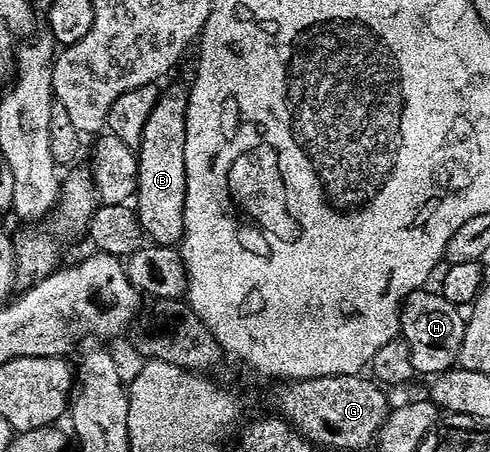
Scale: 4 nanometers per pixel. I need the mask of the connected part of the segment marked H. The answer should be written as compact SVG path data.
M421 287L406 295L400 306L399 336L410 347L410 363L417 374L439 375L453 368L460 360L465 314L439 291Z

